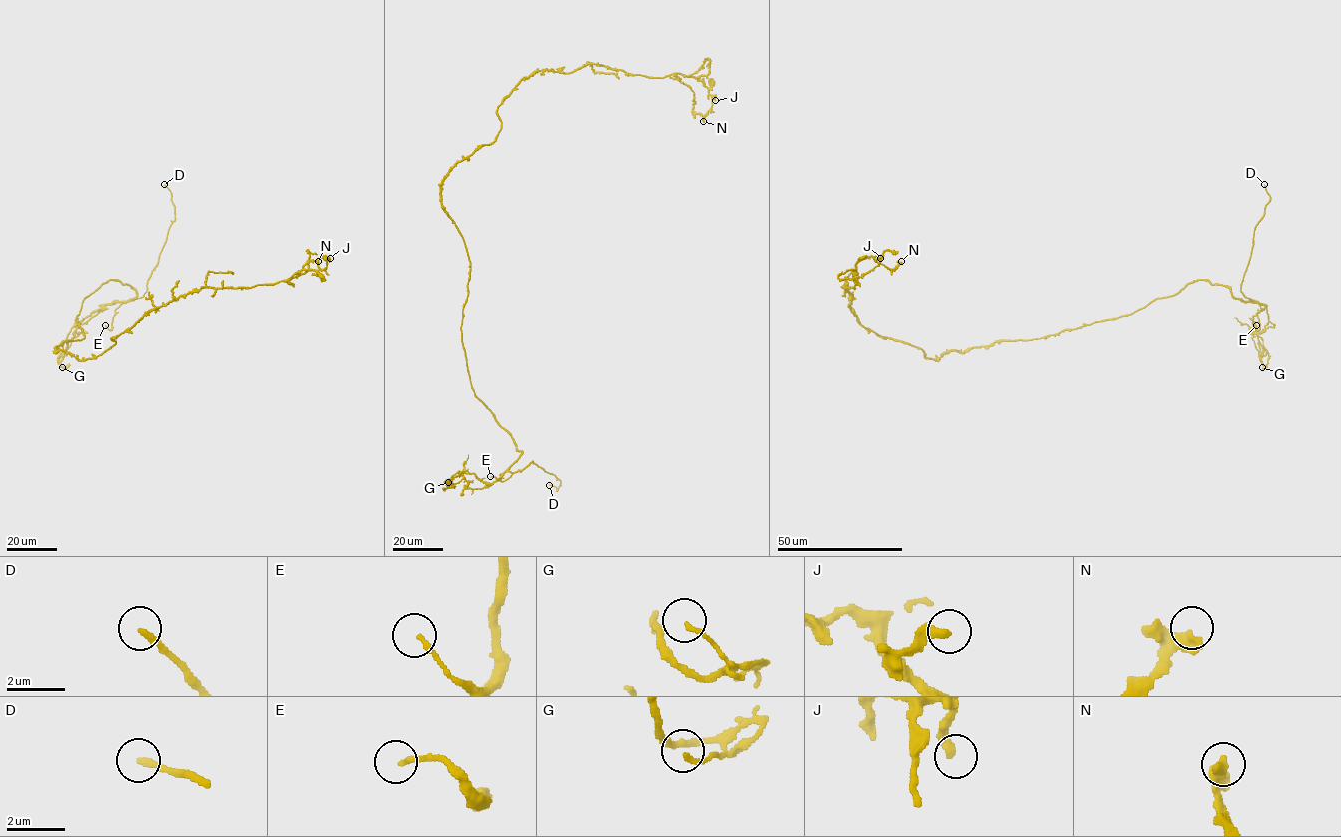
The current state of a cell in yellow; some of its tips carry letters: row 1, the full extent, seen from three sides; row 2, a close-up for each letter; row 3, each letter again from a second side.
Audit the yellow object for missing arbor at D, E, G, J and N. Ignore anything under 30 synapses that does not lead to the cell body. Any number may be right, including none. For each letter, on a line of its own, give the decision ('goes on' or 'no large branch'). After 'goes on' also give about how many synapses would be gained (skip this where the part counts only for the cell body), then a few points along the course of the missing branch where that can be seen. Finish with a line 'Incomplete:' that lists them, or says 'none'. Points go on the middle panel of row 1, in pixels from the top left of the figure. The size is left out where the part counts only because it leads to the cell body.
D: goes on | (549, 485), (536, 487), (530, 483), (520, 457), (522, 452)
E: no large branch
G: no large branch
J: no large branch
N: no large branch
Incomplete: D

